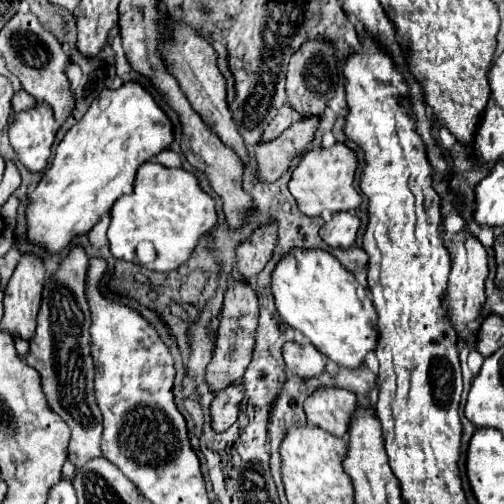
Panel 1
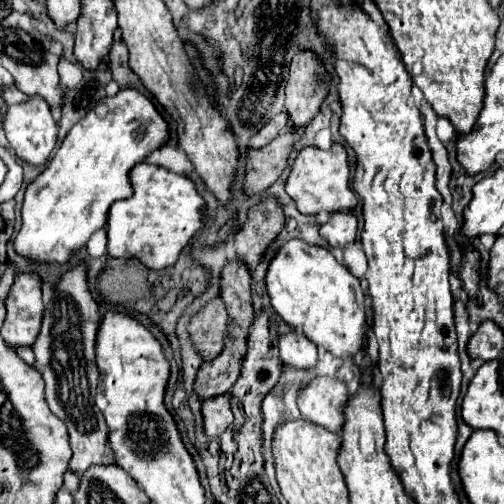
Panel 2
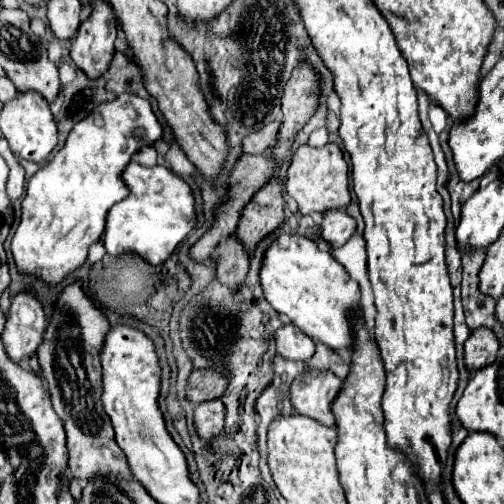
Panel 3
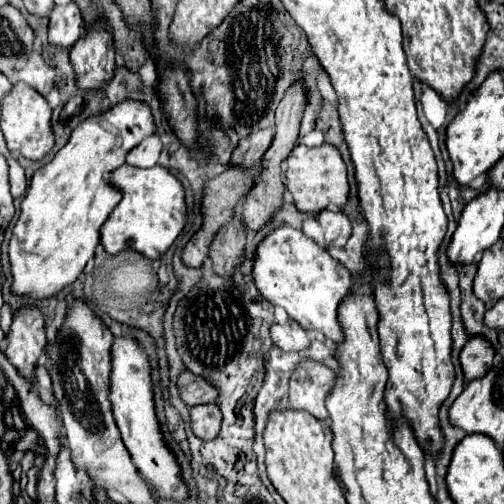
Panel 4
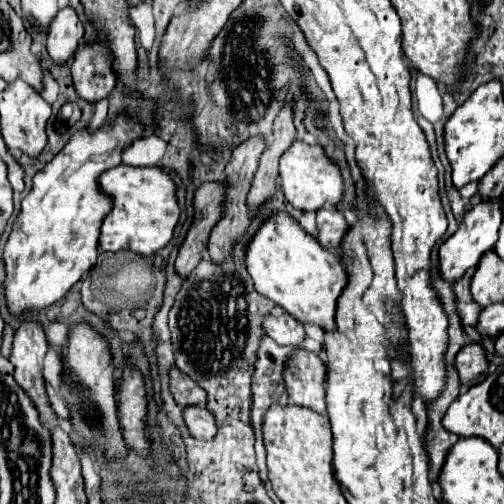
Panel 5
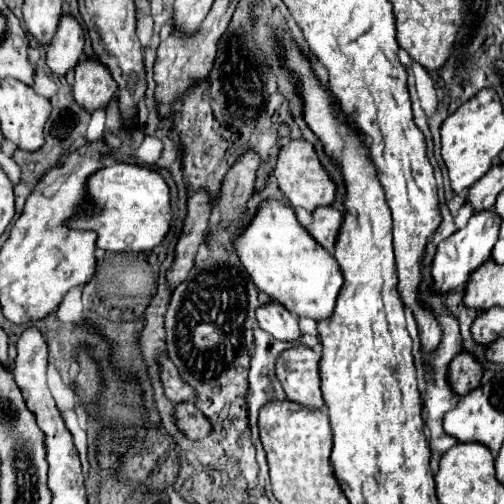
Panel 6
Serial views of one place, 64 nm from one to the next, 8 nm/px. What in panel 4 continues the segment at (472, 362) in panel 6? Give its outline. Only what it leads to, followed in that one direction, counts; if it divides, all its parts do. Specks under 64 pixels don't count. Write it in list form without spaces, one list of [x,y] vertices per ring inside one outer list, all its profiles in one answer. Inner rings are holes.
[[[472,336],[460,352],[460,364],[466,382],[484,376],[484,372],[492,368],[492,360],[494,360],[494,346],[484,336]]]

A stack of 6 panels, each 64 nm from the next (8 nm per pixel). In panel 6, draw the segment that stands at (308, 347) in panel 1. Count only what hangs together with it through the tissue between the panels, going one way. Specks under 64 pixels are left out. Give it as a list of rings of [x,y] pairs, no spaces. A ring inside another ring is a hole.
[[[268,302],[268,306],[256,310],[256,320],[262,330],[272,334],[276,340],[298,342],[302,332],[298,328],[298,318],[292,316],[282,304]]]

